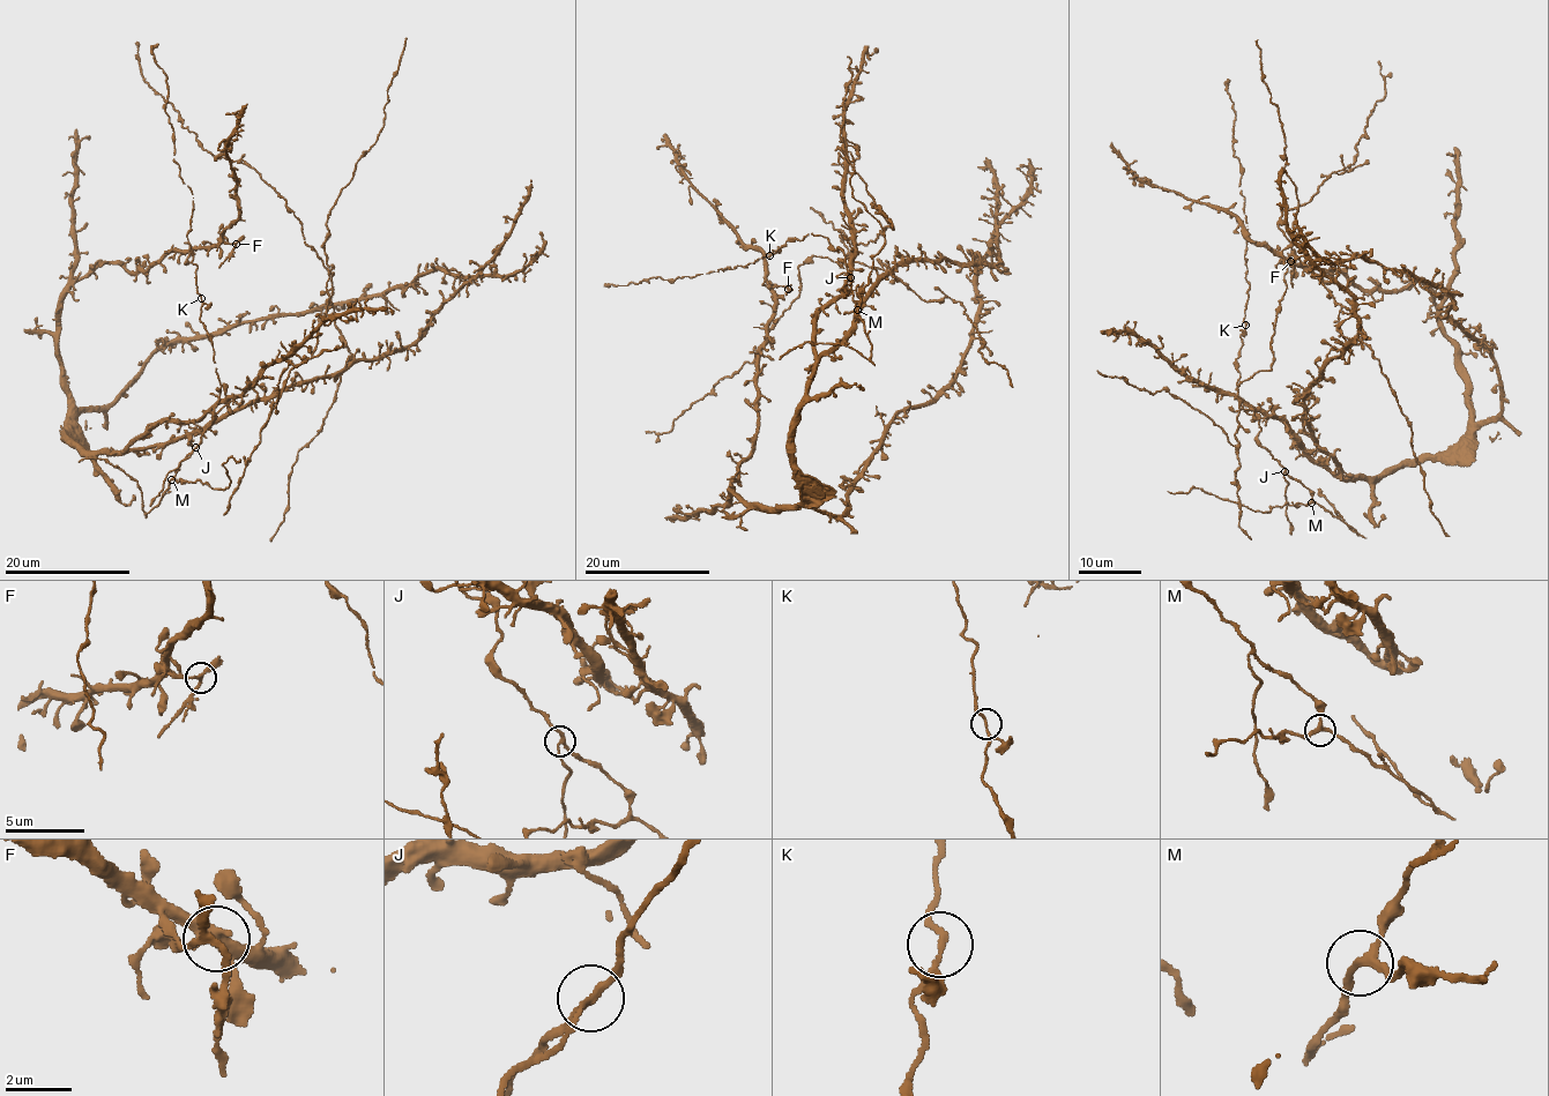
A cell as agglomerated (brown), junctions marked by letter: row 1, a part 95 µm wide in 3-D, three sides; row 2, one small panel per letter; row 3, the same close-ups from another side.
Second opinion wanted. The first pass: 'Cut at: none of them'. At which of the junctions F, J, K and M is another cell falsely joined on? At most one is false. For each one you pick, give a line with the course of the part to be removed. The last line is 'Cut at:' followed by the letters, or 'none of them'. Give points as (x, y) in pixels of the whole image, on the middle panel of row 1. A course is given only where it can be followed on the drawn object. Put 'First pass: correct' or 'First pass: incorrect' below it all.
J: foreign part runs (850, 277), (848, 284), (844, 283), (842, 289), (846, 288), (846, 297)
Cut at: J
First pass: incorrect

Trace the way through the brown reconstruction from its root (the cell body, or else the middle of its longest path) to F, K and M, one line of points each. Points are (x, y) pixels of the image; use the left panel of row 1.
F: (125, 449), (94, 454), (65, 441), (65, 291), (103, 265), (133, 273), (169, 253), (236, 244)
K: (125, 449), (161, 423), (195, 422), (225, 397), (211, 336), (200, 319), (201, 297)
M: (125, 449), (161, 423), (195, 422), (222, 403), (226, 396), (224, 387), (211, 422), (171, 479)

